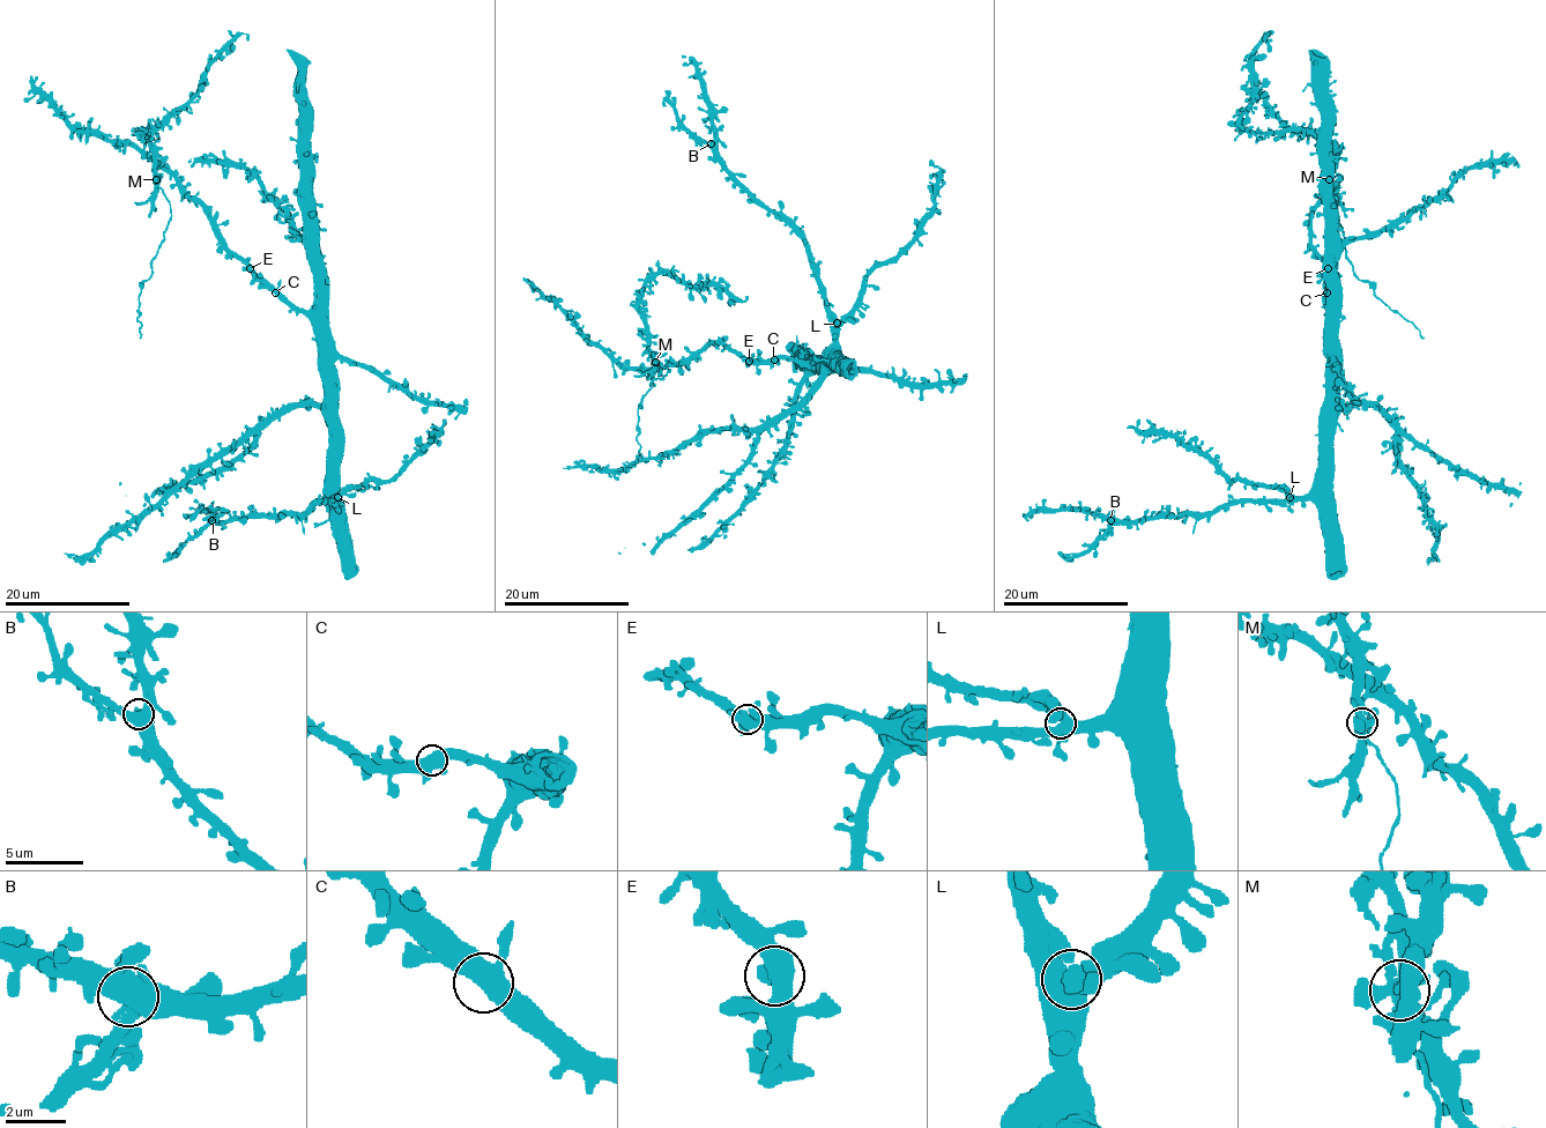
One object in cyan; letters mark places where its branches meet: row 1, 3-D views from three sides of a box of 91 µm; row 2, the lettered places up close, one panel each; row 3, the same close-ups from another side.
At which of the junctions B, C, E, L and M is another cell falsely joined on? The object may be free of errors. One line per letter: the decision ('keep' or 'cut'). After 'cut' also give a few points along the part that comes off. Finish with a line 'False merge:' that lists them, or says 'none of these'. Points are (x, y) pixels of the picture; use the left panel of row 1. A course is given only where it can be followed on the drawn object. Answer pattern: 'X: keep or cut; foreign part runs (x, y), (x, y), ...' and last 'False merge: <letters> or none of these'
B: keep
C: keep
E: keep
L: keep
M: cut; foreign part runs (156, 179), (171, 215), (139, 295), (140, 338)
False merge: M

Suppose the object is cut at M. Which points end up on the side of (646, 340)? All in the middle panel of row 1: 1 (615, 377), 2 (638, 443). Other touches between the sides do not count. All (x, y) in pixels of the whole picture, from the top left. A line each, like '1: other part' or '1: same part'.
1: same part
2: other part

